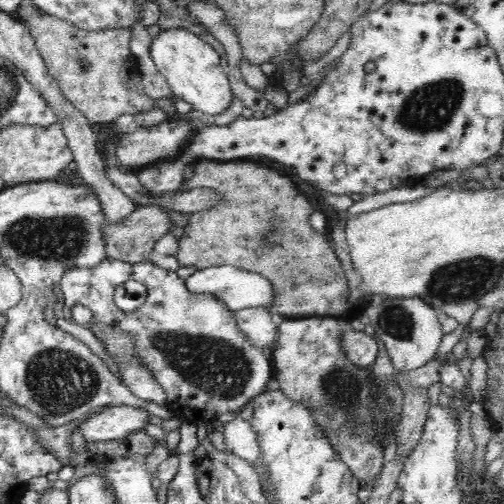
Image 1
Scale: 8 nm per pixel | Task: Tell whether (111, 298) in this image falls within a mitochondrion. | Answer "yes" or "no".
no

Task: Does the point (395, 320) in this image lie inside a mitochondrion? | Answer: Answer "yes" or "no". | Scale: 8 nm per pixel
yes

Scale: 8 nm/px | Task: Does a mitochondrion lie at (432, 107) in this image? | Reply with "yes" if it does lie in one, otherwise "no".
yes

